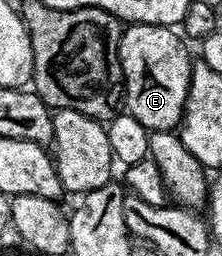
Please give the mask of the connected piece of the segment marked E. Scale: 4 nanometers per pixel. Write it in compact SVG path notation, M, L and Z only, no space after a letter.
M132 23L121 32L120 66L124 72L122 101L126 112L149 131L167 133L175 130L184 120L194 64L187 44L189 42L175 28L167 25Z

